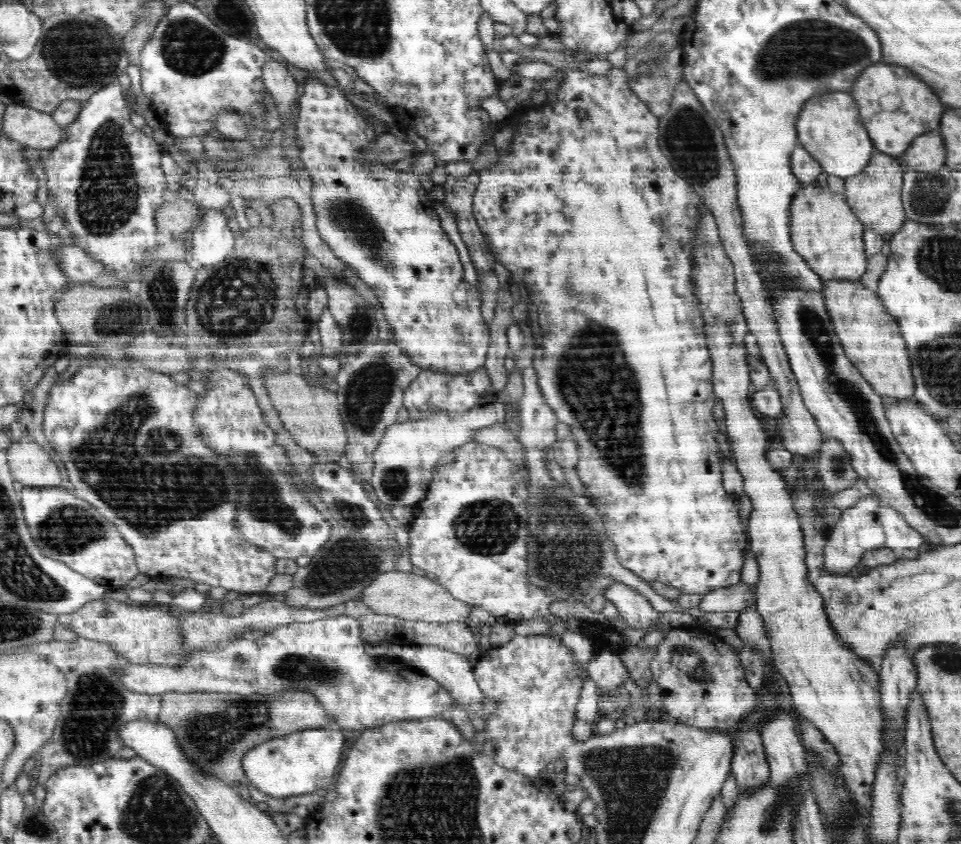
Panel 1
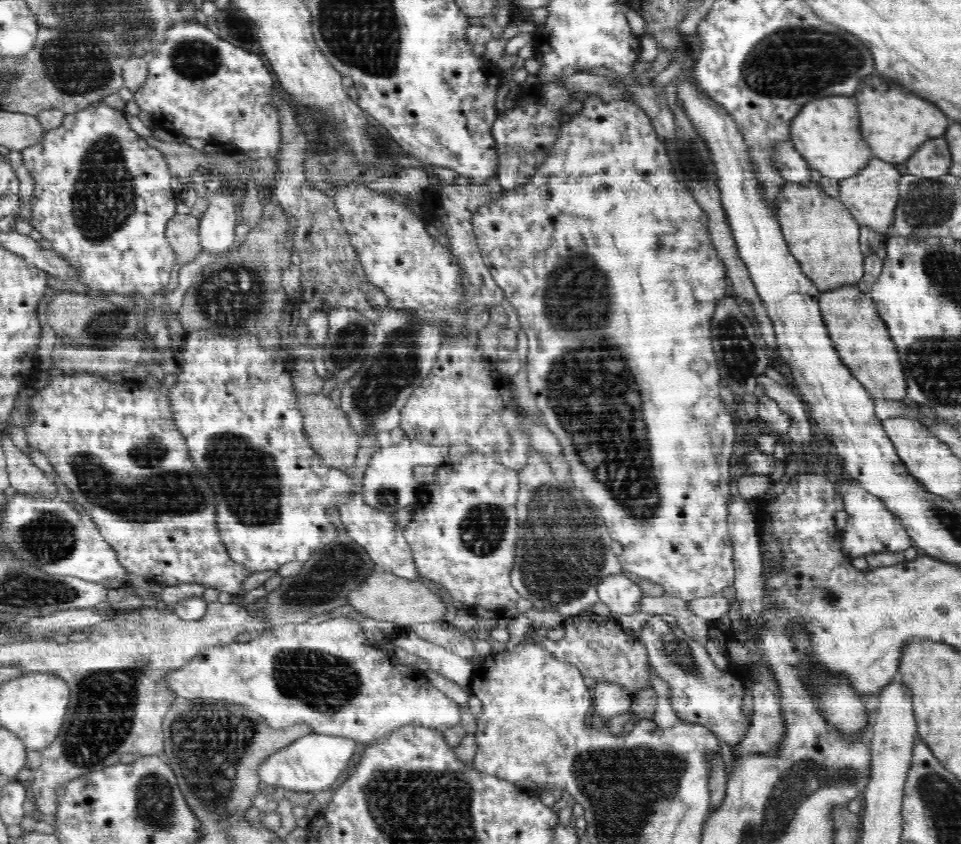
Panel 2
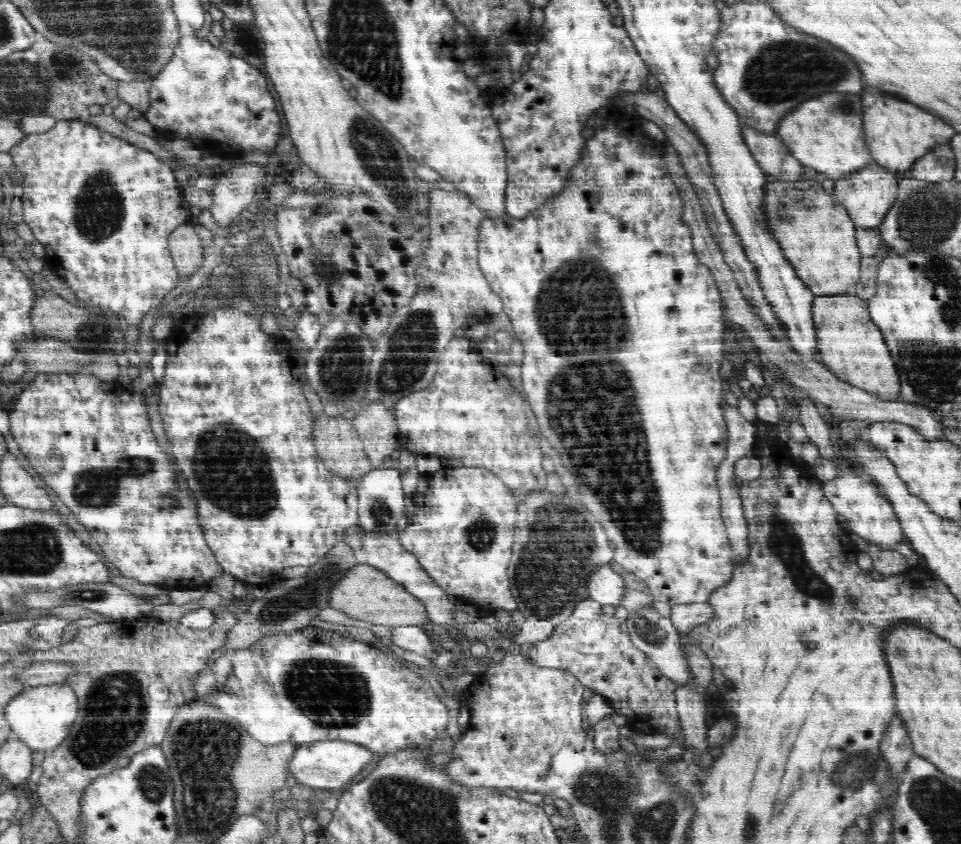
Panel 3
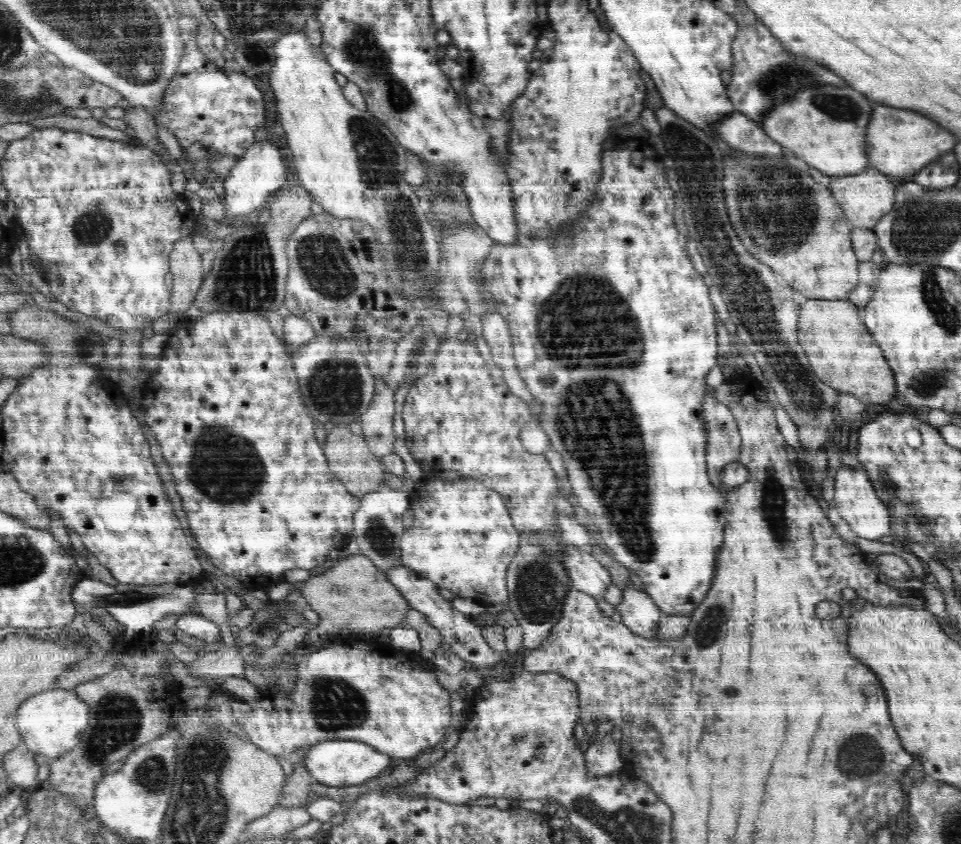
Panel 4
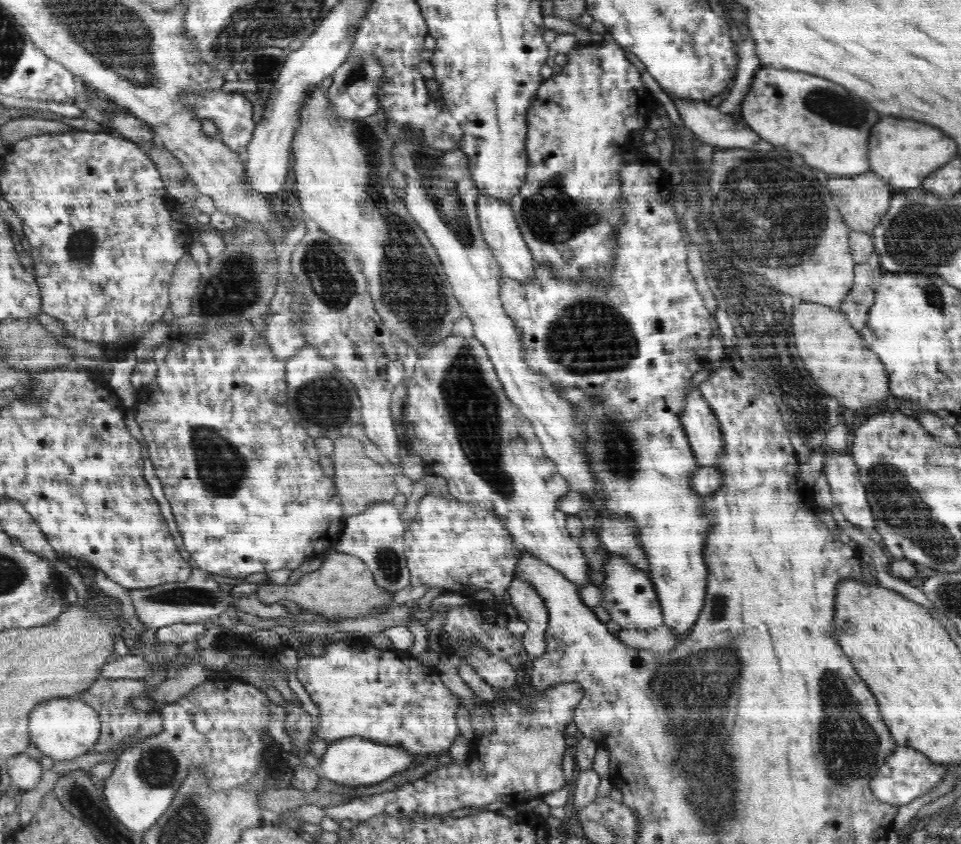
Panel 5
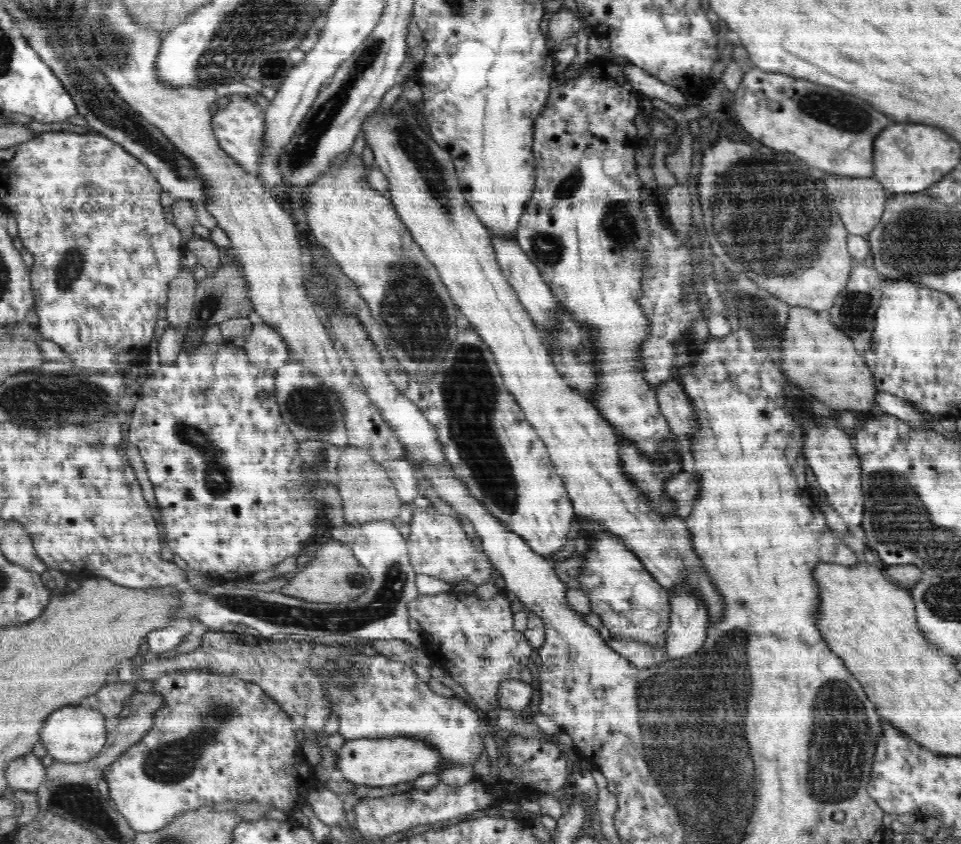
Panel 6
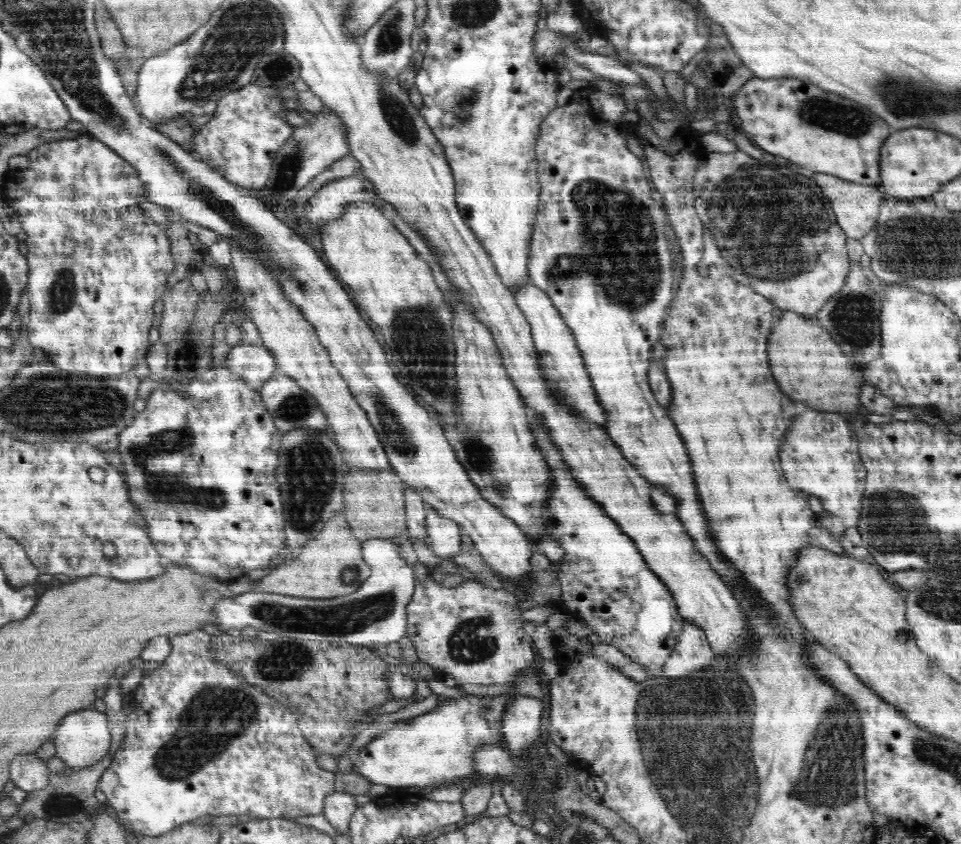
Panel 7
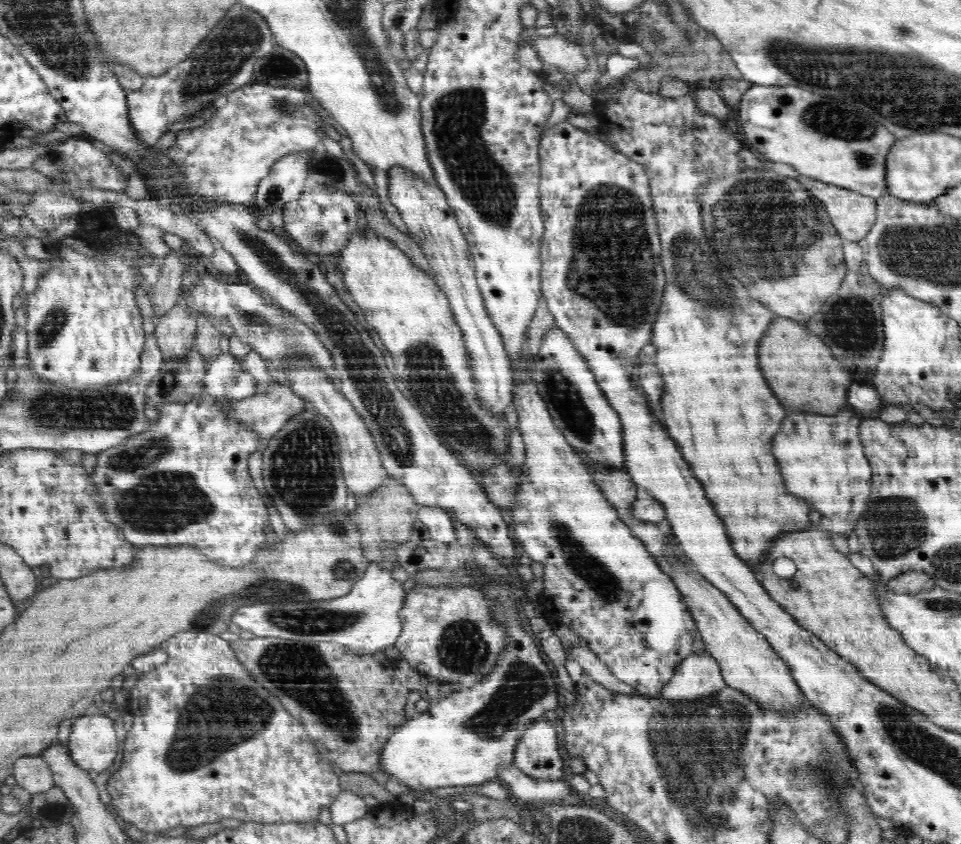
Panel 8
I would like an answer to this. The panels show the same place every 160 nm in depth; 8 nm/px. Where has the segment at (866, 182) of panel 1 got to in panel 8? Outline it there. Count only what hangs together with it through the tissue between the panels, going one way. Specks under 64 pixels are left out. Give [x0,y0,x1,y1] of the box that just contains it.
[796,176,876,242]

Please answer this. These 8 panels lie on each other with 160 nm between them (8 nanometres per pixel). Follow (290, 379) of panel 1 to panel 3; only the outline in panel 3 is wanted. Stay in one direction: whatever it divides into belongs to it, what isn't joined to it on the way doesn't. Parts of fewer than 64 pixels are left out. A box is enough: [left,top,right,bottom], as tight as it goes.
[313,414,374,482]

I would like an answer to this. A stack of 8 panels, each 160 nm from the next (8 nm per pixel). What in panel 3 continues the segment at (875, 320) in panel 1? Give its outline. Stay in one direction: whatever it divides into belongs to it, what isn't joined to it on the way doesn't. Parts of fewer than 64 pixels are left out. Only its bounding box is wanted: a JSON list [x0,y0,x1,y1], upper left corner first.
[811,293,900,401]

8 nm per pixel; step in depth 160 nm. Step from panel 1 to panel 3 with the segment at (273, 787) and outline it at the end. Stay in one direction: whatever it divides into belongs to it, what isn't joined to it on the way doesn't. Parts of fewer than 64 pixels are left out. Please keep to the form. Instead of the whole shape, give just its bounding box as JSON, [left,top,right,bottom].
[288,740,374,790]

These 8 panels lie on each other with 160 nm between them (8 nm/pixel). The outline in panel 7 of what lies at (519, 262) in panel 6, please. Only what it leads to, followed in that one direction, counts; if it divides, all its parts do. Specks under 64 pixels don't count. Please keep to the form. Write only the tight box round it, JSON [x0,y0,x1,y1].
[514,280,607,427]

